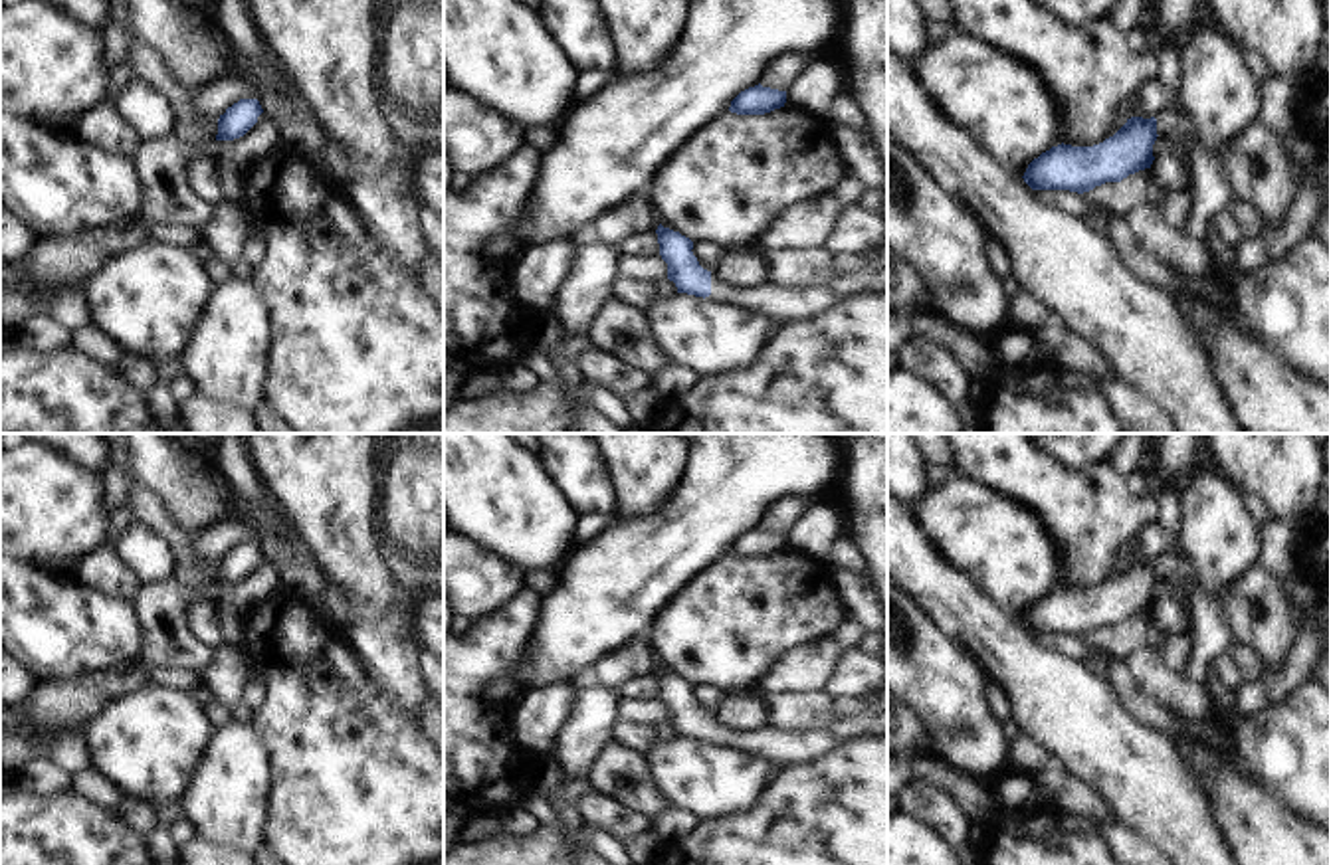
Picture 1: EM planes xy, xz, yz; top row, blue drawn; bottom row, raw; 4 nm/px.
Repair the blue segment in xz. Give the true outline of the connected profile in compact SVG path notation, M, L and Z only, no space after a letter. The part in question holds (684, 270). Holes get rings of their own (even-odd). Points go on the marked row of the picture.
M662 224L656 234L660 255L667 263L667 279L675 283L677 293L733 305L751 313L765 313L774 325L816 317L834 303L858 293L887 295L887 267L836 273L820 285L774 285L768 279L747 287L727 285L699 265L689 238Z

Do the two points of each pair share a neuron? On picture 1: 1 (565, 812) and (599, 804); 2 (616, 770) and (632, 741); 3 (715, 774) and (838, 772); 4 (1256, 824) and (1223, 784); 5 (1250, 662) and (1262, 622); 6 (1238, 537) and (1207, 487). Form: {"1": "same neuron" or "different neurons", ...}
{"1": "different neurons", "2": "different neurons", "3": "different neurons", "4": "same neuron", "5": "different neurons", "6": "same neuron"}

